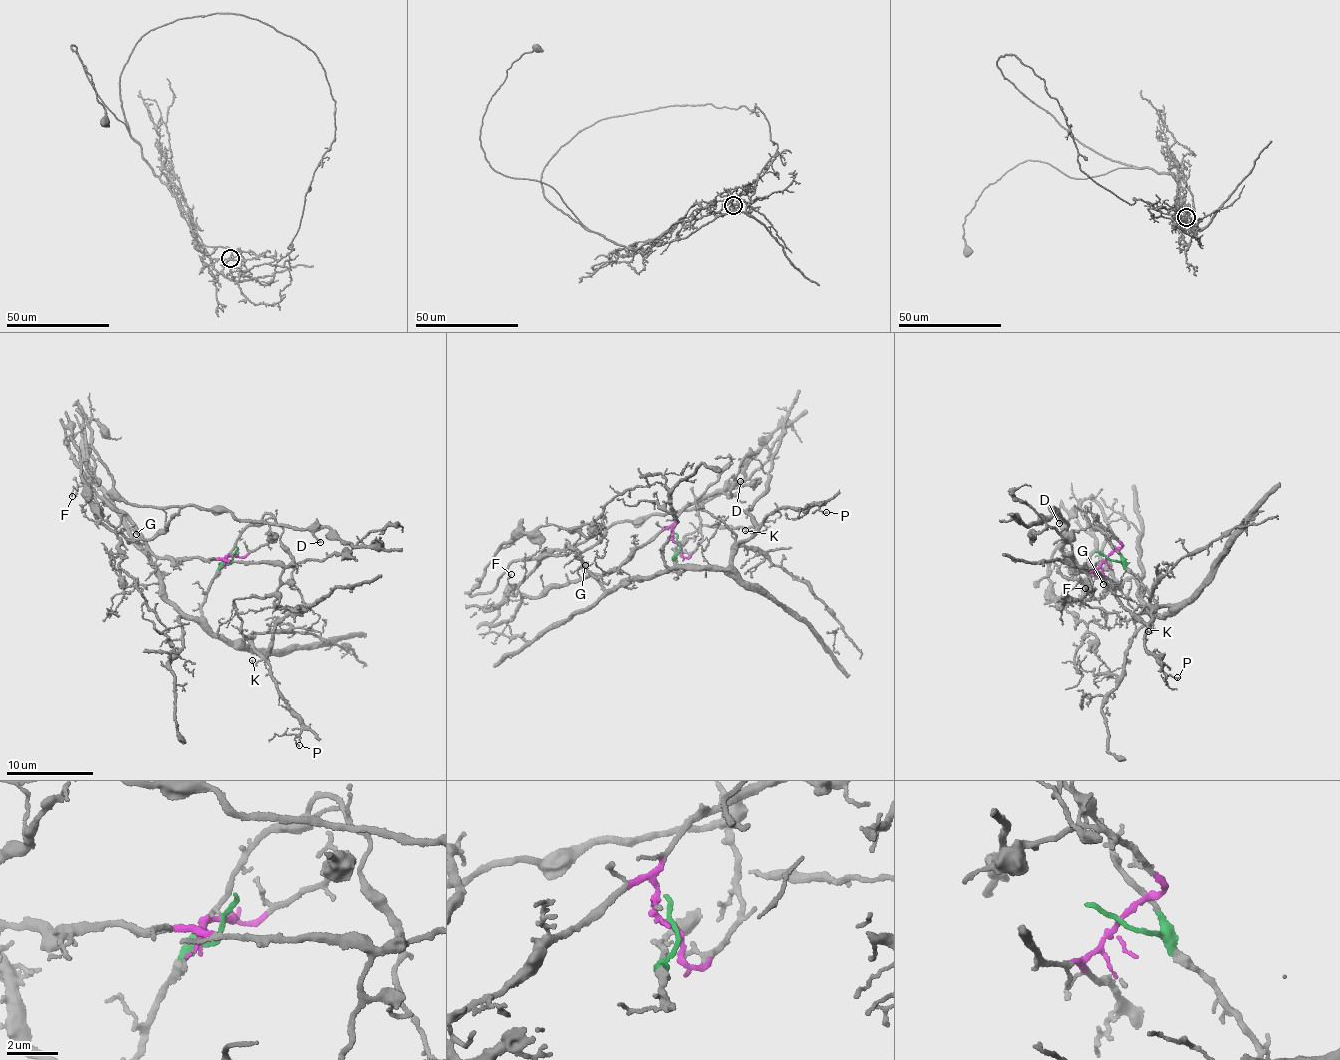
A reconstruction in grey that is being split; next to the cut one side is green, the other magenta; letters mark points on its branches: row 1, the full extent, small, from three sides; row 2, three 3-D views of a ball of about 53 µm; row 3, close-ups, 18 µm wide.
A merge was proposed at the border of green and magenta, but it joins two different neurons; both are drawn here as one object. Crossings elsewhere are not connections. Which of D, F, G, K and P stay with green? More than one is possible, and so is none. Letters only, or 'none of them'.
K, P

